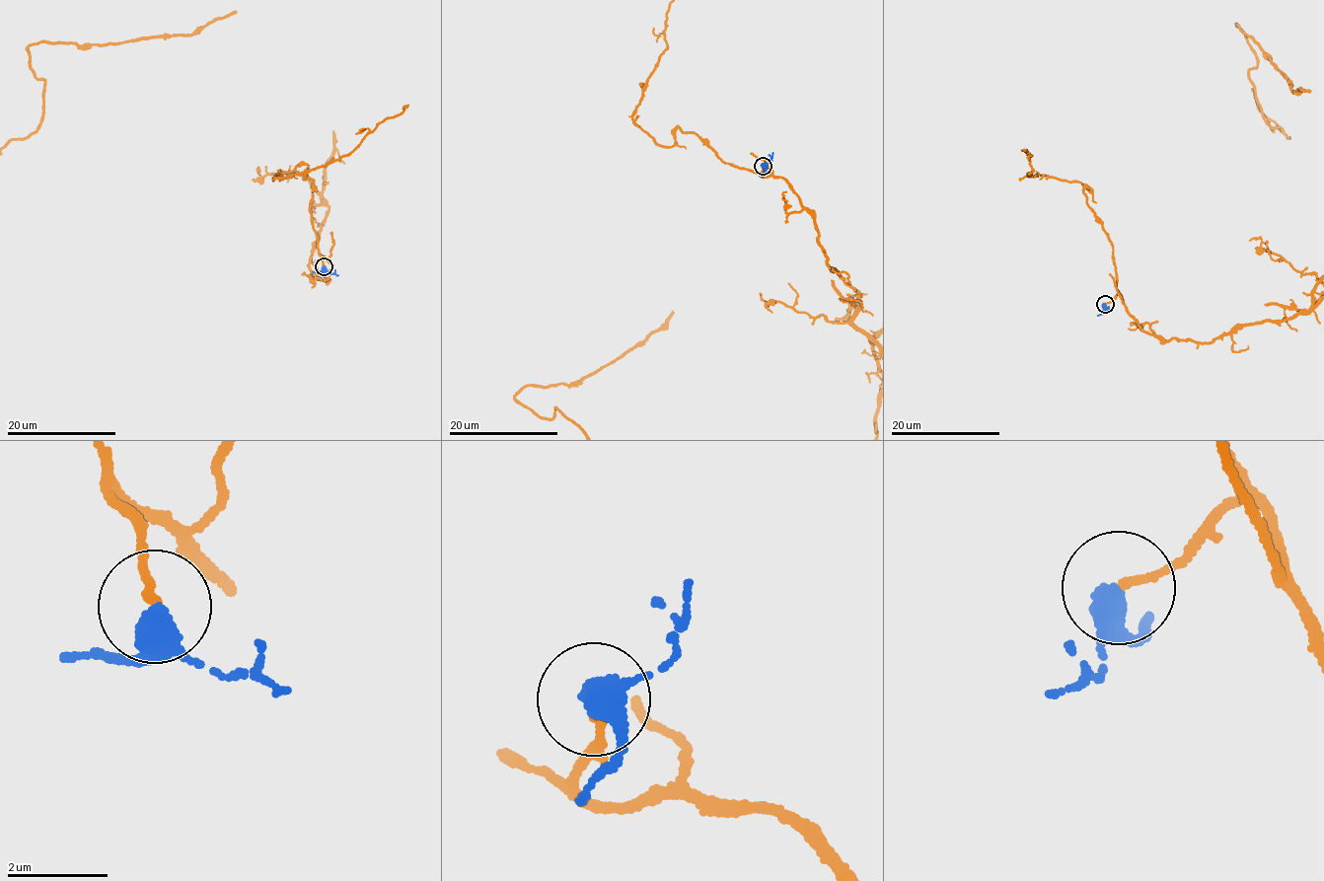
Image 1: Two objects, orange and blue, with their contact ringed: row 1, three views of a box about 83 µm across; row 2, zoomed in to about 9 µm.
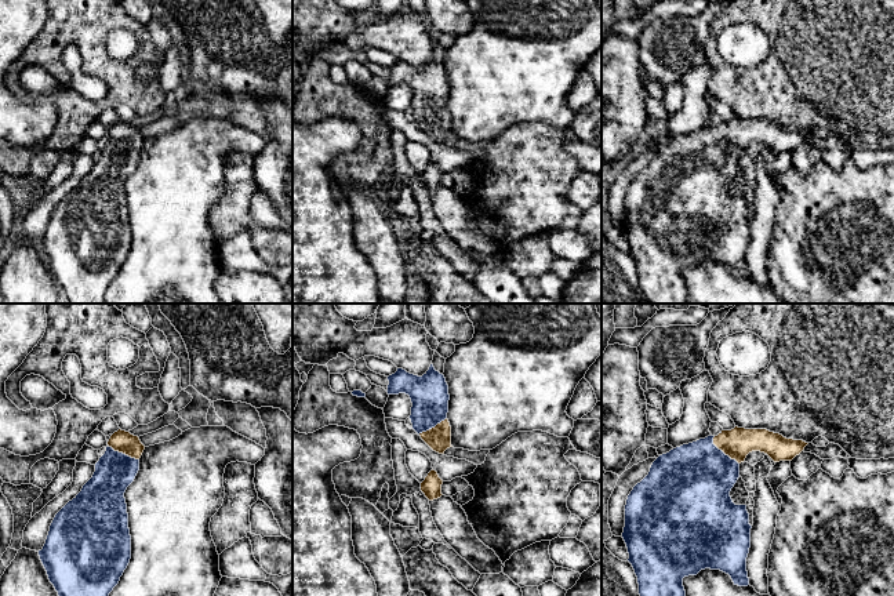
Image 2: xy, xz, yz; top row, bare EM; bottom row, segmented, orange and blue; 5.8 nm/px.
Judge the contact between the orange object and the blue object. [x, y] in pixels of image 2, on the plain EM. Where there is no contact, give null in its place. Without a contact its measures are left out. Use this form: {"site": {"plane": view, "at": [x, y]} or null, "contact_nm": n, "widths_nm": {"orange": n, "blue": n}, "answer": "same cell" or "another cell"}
{"site": {"plane": "yz", "at": [723, 142]}, "contact_nm": 220, "widths_nm": {"orange": 180, "blue": 440}, "answer": "same cell"}

